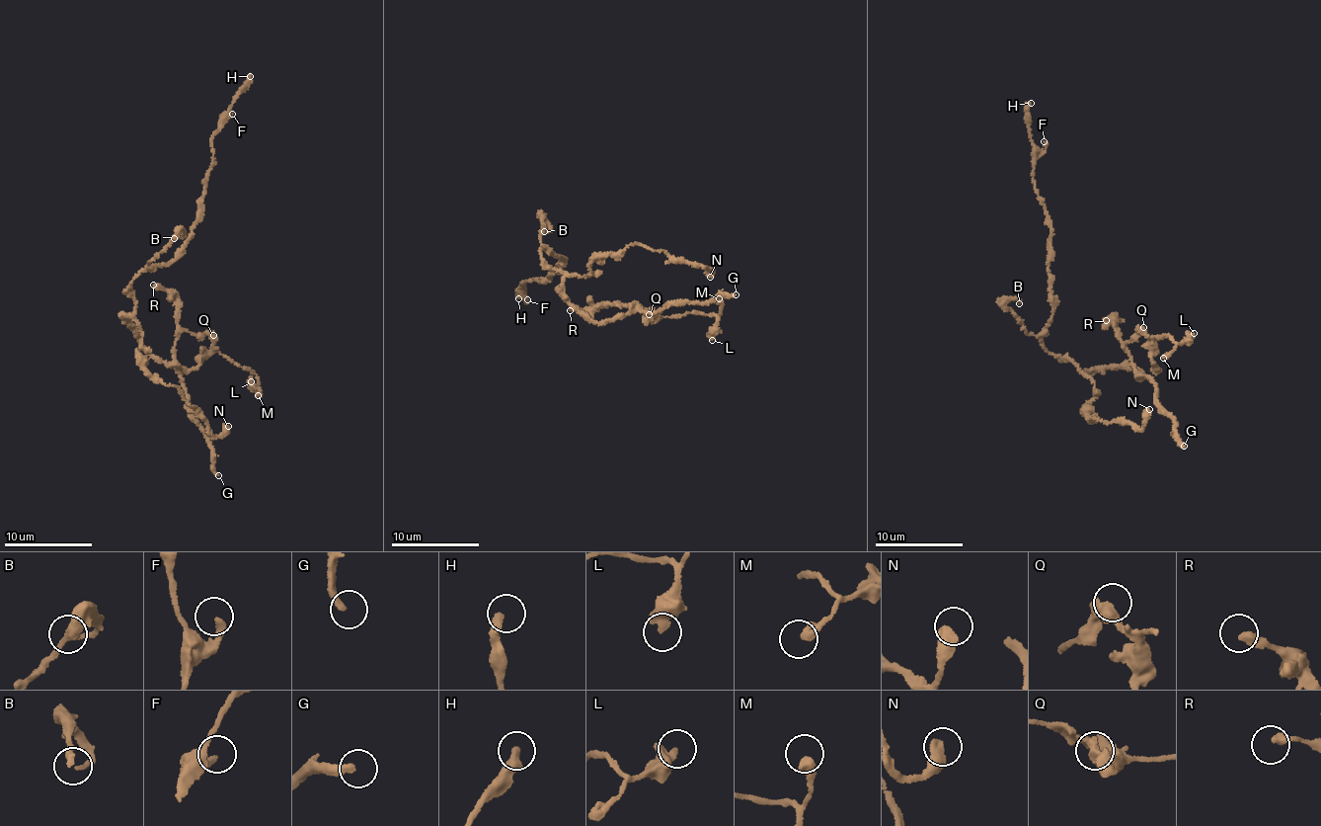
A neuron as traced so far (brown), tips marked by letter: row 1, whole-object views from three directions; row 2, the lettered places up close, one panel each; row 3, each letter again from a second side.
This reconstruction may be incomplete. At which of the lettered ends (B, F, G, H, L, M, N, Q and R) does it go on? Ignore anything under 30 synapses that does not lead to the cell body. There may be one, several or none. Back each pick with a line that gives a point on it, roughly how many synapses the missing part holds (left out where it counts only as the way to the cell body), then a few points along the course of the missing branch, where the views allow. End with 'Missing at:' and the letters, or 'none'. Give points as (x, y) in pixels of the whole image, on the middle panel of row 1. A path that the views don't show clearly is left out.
G: Place: (736, 294). Roughly 60 synapses
Missing at: G

